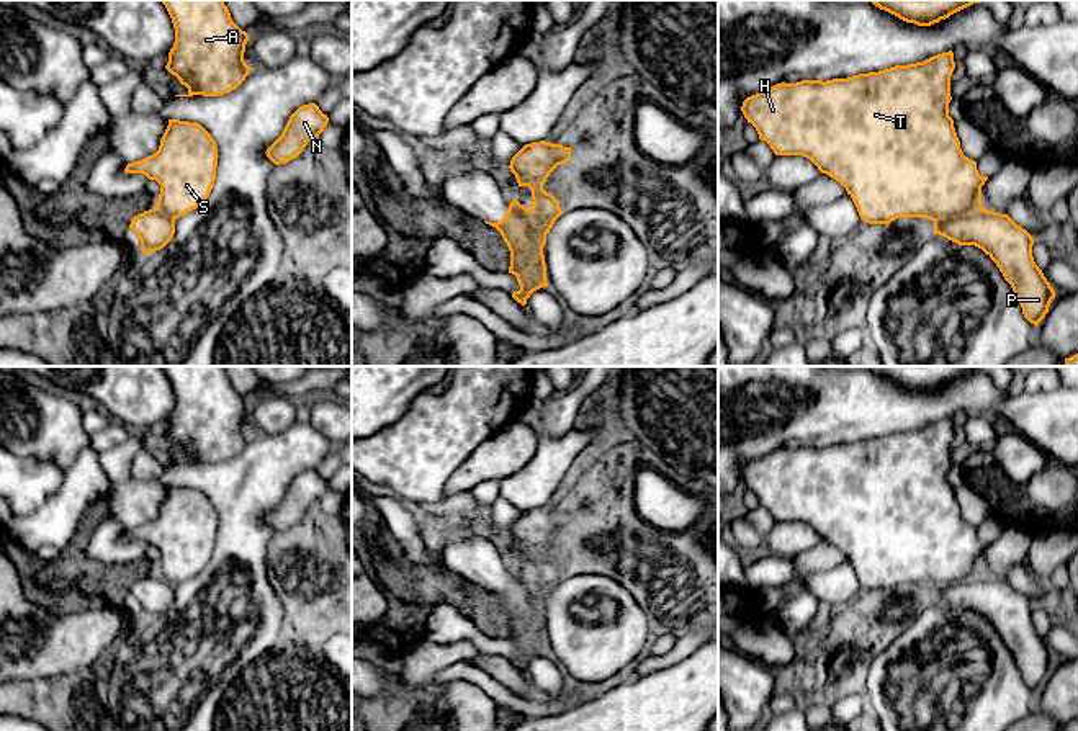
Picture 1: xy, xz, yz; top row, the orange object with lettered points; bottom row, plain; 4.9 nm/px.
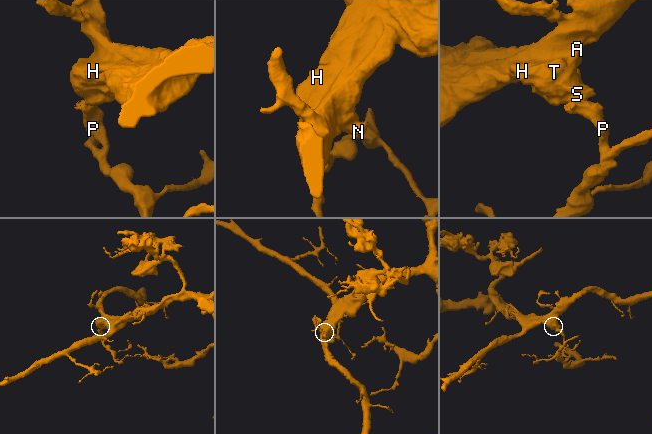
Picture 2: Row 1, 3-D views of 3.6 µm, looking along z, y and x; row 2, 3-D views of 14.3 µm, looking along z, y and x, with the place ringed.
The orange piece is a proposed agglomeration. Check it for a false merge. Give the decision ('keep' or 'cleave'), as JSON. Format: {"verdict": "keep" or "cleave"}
{"verdict": "cleave"}

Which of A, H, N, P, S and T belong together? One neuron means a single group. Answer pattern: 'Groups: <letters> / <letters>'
Groups: A H N S T / P

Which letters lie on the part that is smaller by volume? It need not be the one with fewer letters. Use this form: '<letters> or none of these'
P

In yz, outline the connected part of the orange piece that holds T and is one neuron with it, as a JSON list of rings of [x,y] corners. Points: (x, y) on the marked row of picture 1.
[[[949,51],[923,62],[847,78],[782,82],[748,96],[741,111],[748,123],[756,128],[759,139],[766,141],[775,155],[806,157],[821,173],[839,182],[852,198],[864,222],[888,226],[898,218],[944,221],[978,209],[981,186],[988,180],[978,173],[977,162],[963,155],[954,119],[949,116],[954,69],[954,52]]]

